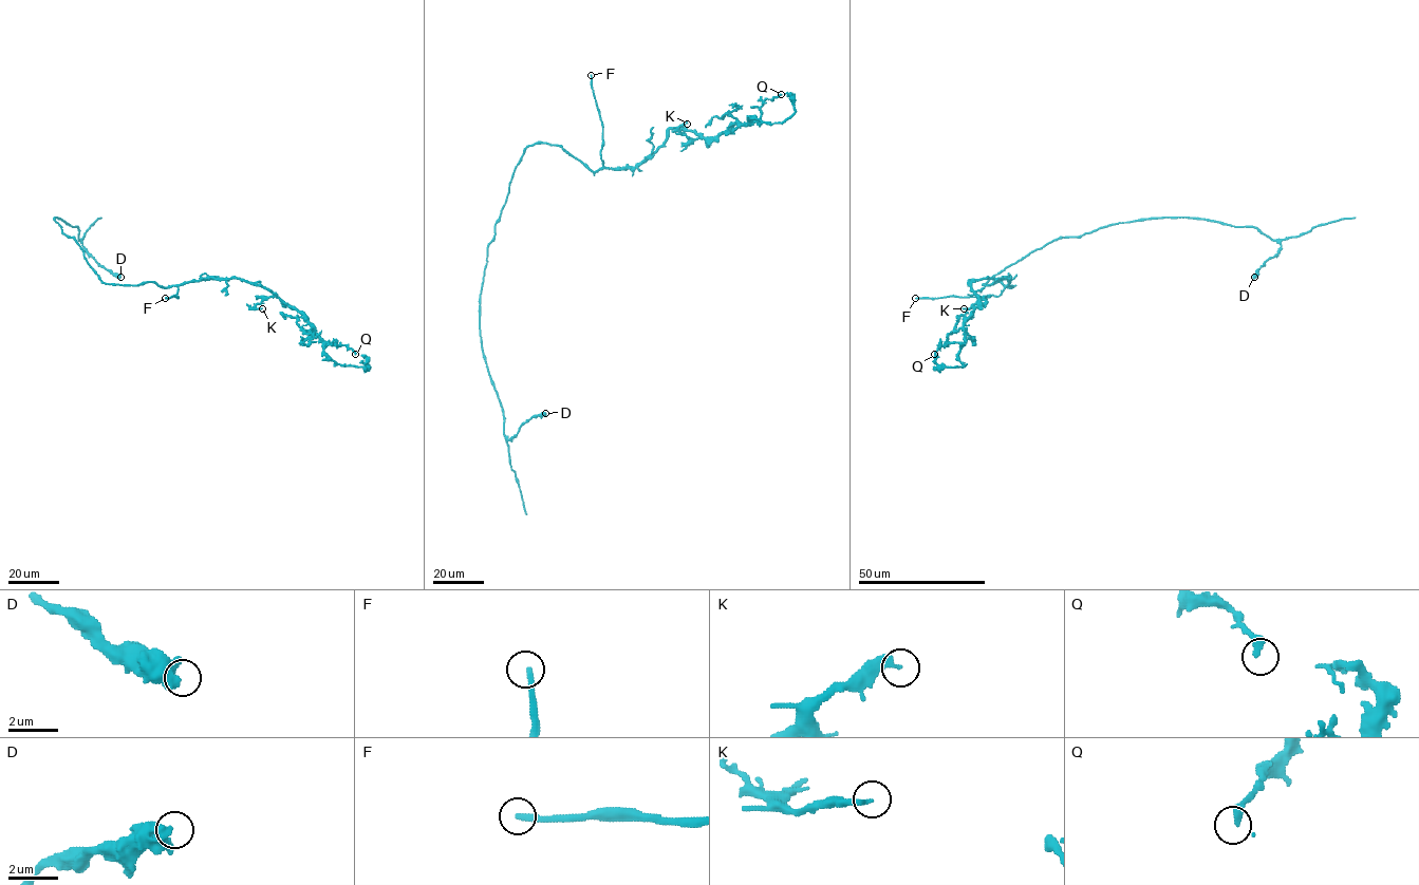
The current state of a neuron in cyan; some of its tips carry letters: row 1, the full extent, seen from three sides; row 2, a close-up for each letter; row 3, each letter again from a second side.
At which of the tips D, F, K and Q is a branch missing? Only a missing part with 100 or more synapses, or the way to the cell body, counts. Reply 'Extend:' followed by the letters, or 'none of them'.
Extend: F

